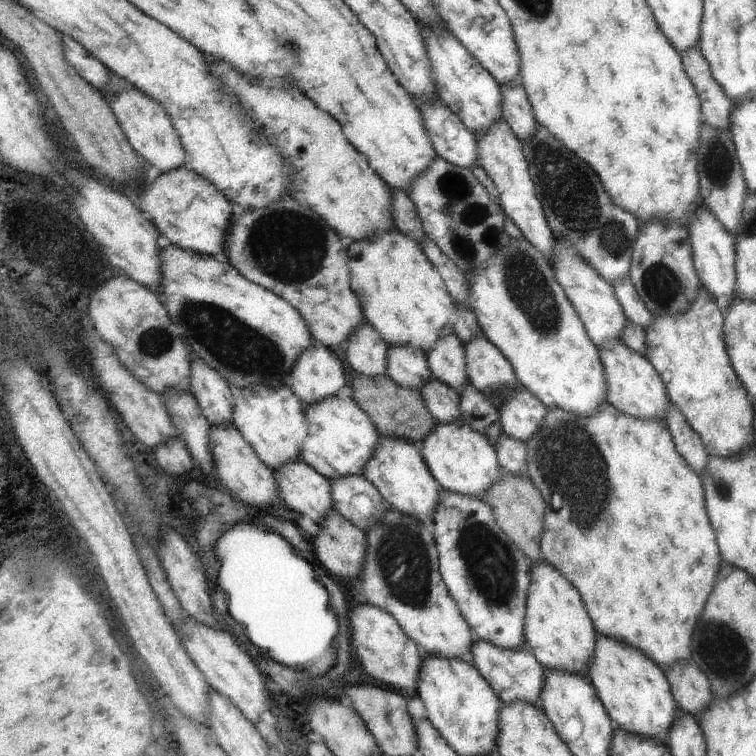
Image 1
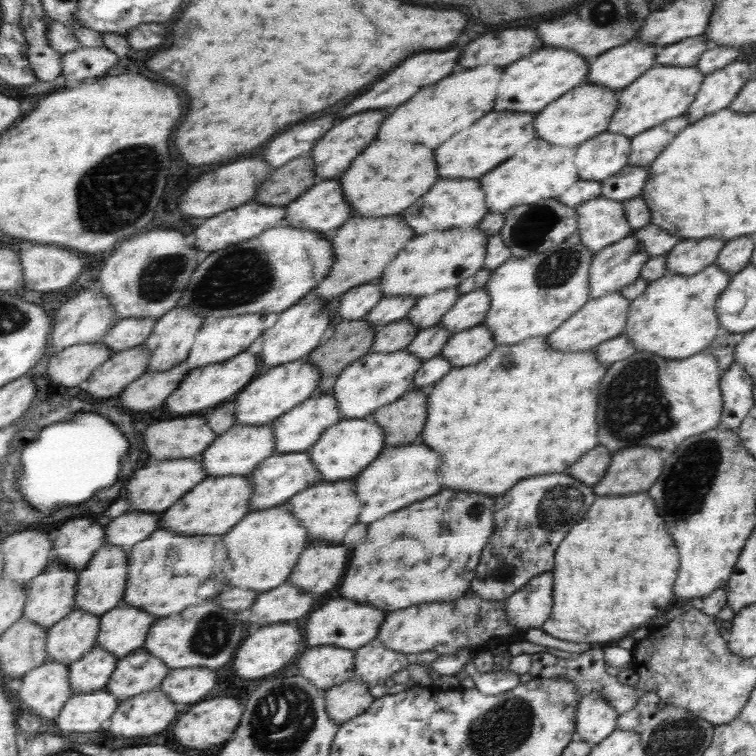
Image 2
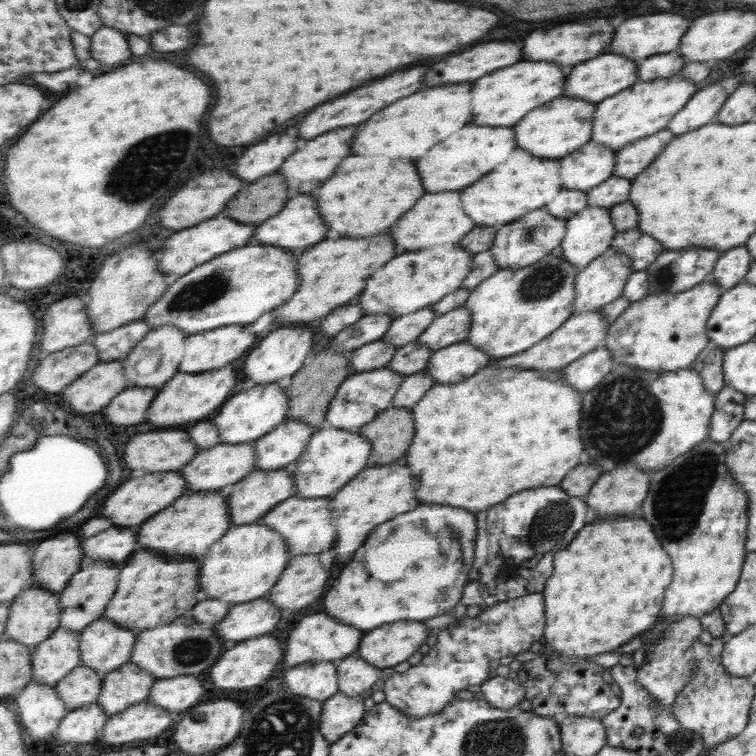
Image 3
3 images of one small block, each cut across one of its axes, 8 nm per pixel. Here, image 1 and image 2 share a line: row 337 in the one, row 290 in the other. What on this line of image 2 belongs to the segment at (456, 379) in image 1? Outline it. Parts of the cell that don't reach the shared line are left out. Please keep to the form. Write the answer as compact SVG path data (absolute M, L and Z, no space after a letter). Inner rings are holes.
M454 286L454 288L434 294L434 296L421 298L410 312L409 318L418 328L422 329L441 324L446 313L456 306L461 295L460 288Z

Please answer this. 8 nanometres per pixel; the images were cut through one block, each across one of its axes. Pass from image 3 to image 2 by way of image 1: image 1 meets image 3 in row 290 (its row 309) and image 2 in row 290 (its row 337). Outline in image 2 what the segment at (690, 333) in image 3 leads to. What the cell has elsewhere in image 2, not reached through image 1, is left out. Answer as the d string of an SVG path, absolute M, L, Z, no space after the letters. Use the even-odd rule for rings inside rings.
M710 264L699 274L681 276L664 274L648 283L646 290L630 301L623 334L637 352L650 352L666 360L684 360L708 348L720 329L716 300L730 282L718 265Z

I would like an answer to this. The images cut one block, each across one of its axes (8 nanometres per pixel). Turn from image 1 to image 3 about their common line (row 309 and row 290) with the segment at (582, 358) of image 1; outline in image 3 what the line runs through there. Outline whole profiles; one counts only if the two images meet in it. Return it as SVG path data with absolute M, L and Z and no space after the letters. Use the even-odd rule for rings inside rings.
M552 253L531 266L500 270L472 291L468 310L474 316L470 344L488 352L492 359L505 359L524 352L548 338L571 315L576 292L577 272L574 264Z

